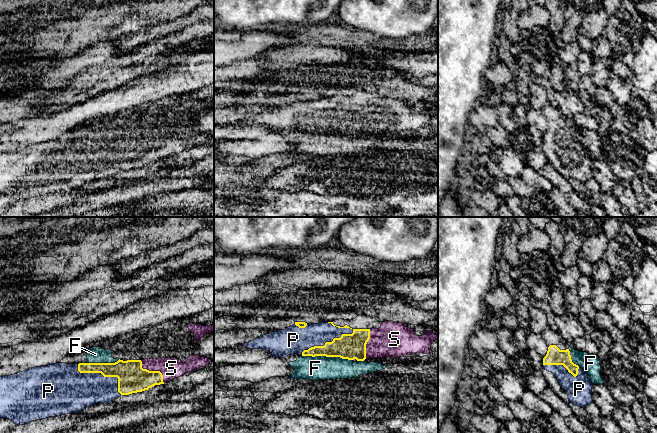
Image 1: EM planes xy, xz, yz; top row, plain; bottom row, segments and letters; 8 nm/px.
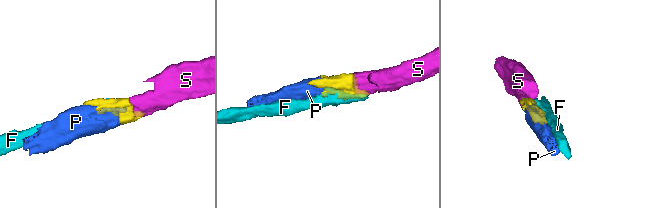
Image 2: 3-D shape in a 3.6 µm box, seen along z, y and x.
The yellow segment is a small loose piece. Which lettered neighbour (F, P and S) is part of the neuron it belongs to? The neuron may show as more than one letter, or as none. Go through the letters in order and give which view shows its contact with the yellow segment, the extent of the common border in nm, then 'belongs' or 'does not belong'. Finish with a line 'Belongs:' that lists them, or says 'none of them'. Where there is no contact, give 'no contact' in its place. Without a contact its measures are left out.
F: meets yellow in xz; contact 400 nm long; does not belong
P: meets yellow in xz; contact 460 nm long; belongs
S: meets yellow in xy; contact 280 nm long; belongs
Belongs: P, S

